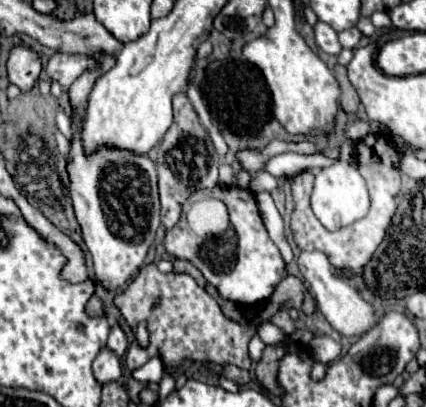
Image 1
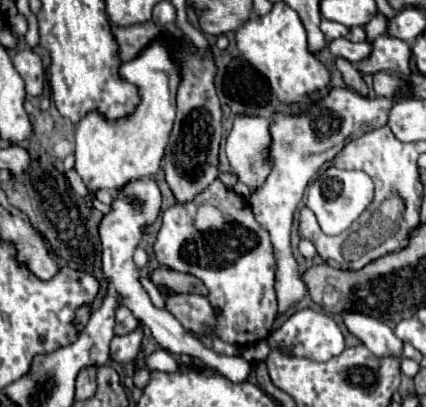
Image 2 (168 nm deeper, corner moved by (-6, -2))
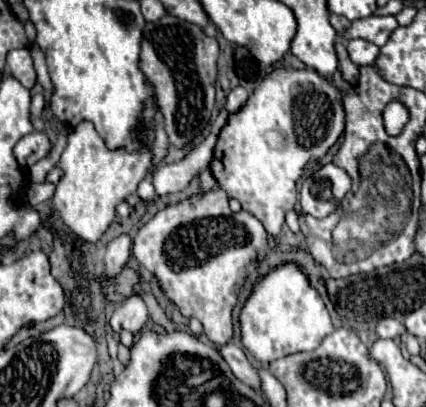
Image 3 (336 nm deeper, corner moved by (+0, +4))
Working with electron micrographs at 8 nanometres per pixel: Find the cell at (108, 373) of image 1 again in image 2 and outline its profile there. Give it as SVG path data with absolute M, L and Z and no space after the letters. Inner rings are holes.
M138 325L134 331L126 333L126 335L114 335L112 343L110 343L110 359L118 361L118 363L130 363L136 359L140 345L142 345L142 325Z

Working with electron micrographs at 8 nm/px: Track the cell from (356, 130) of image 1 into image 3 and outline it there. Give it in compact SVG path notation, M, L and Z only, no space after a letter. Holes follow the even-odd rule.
M276 69L250 95L246 105L228 117L226 127L220 131L212 159L214 177L228 197L238 199L242 209L252 213L264 225L270 237L276 239L280 235L286 213L294 209L296 181L303 176L310 159L322 159L344 133L346 113L342 101L342 91L328 77L318 75L314 69Z

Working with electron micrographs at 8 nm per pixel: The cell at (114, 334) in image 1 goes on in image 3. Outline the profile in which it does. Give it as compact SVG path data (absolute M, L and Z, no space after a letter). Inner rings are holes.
M120 235L114 241L108 243L106 247L106 257L104 257L104 277L114 281L118 277L118 273L124 269L128 257L130 257L130 247L132 247L132 239L128 235Z

